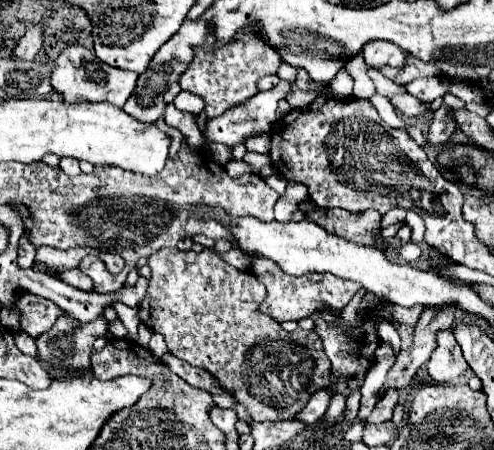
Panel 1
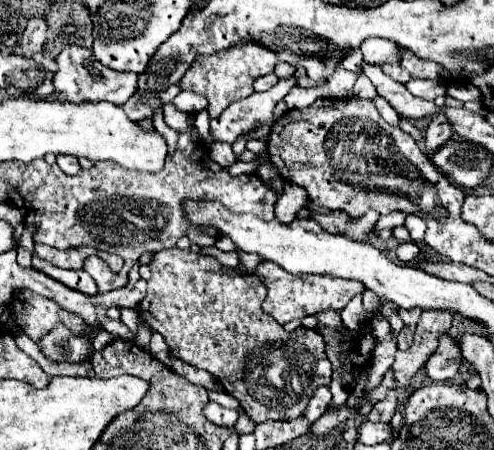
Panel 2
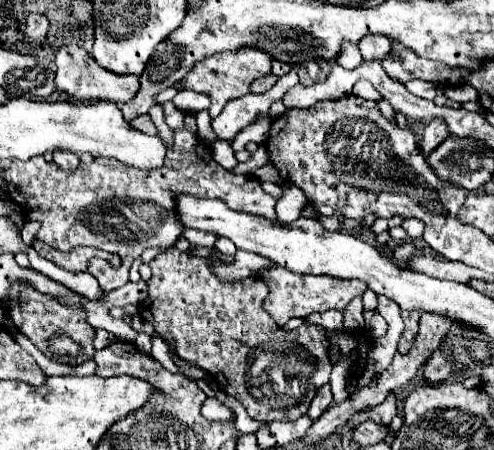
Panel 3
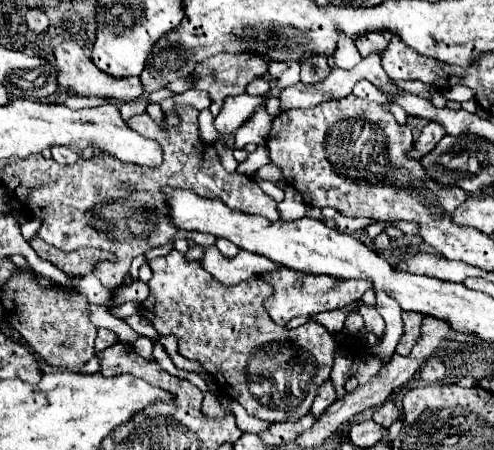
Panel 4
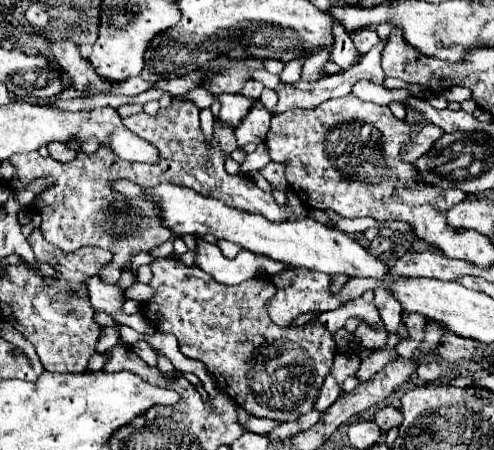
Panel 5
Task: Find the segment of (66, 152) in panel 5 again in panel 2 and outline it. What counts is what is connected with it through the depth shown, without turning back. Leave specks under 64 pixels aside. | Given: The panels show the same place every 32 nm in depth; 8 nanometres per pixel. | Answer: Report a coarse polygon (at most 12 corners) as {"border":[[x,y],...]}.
{"border":[[56,156],[56,164],[66,174],[76,174],[80,164],[76,156]]}

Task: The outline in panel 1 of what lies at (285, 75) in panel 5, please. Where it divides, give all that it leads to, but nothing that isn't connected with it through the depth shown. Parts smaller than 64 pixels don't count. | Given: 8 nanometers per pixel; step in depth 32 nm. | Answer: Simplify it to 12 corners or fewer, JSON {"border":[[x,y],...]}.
{"border":[[292,84],[258,92],[208,120],[206,138],[236,146],[270,132]]}

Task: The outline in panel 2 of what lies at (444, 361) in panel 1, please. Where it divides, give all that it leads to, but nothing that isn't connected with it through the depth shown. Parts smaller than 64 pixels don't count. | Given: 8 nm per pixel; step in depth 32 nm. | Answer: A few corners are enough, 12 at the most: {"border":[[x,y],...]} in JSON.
{"border":[[448,334],[426,362],[434,382],[452,380],[460,370],[460,348]]}

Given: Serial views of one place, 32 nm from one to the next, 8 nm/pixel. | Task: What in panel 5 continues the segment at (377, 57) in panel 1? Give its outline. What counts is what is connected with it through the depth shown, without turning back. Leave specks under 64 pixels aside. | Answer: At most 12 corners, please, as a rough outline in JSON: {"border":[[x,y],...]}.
{"border":[[372,28],[350,34],[356,50],[366,54],[378,44]]}

